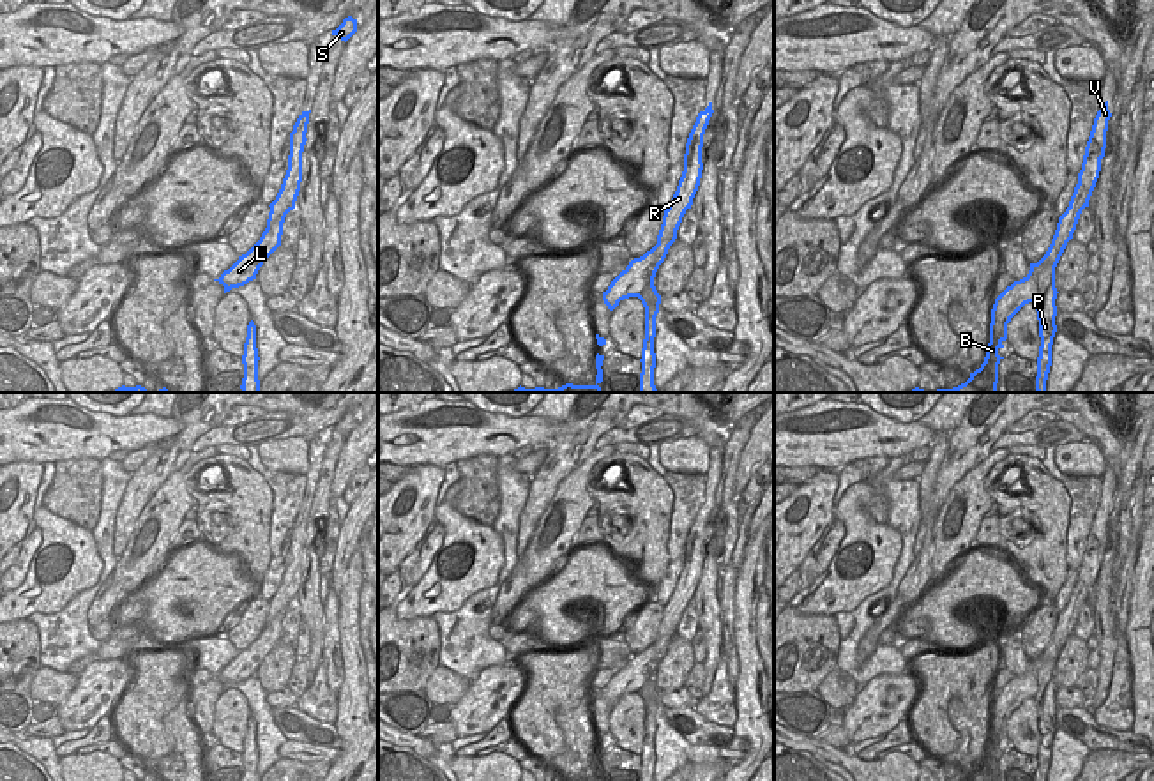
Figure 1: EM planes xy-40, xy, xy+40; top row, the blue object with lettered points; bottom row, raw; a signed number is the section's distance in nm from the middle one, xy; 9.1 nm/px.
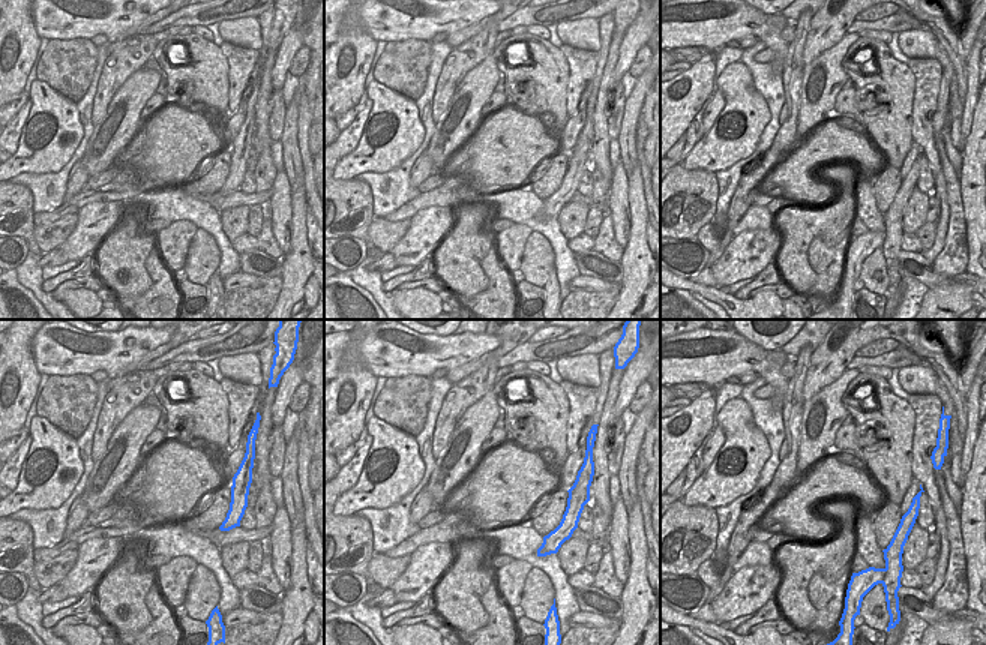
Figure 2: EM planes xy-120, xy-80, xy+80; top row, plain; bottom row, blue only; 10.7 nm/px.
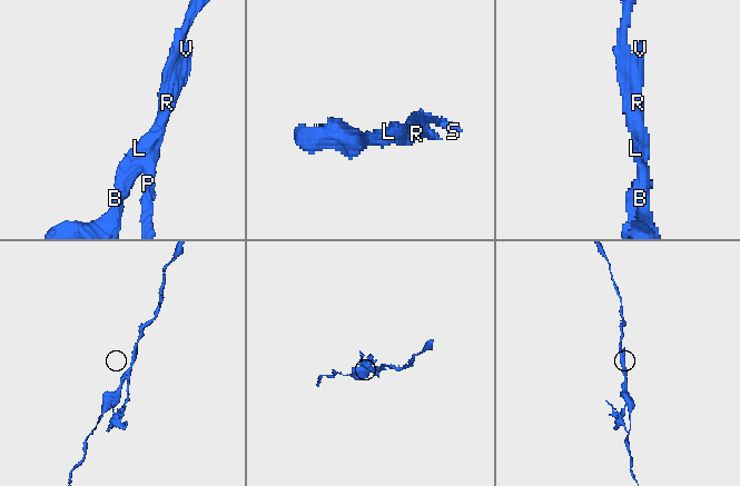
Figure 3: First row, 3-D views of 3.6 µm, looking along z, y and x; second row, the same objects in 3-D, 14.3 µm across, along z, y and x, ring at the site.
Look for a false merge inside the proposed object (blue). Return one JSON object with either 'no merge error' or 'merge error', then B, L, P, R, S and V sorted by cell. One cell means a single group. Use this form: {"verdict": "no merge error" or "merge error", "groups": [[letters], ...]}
{"verdict": "merge error", "groups": [["B", "L", "S"], ["P", "R", "V"]]}

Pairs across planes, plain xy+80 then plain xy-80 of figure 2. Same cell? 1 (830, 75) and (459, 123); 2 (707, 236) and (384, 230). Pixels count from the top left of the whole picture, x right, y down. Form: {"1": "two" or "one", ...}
{"1": "one", "2": "one"}

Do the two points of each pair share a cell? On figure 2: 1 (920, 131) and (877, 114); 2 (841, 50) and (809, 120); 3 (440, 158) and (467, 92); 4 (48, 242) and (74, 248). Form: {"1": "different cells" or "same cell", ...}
{"1": "different cells", "2": "same cell", "3": "same cell", "4": "different cells"}

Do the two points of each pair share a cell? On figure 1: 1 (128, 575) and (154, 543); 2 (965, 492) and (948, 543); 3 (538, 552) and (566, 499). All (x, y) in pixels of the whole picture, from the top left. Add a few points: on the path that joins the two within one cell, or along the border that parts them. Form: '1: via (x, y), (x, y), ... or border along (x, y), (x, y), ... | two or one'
1: via (135, 568), (147, 550) | one
2: via (967, 506), (960, 532) | one
3: via (552, 543), (562, 530), (566, 513) | one

